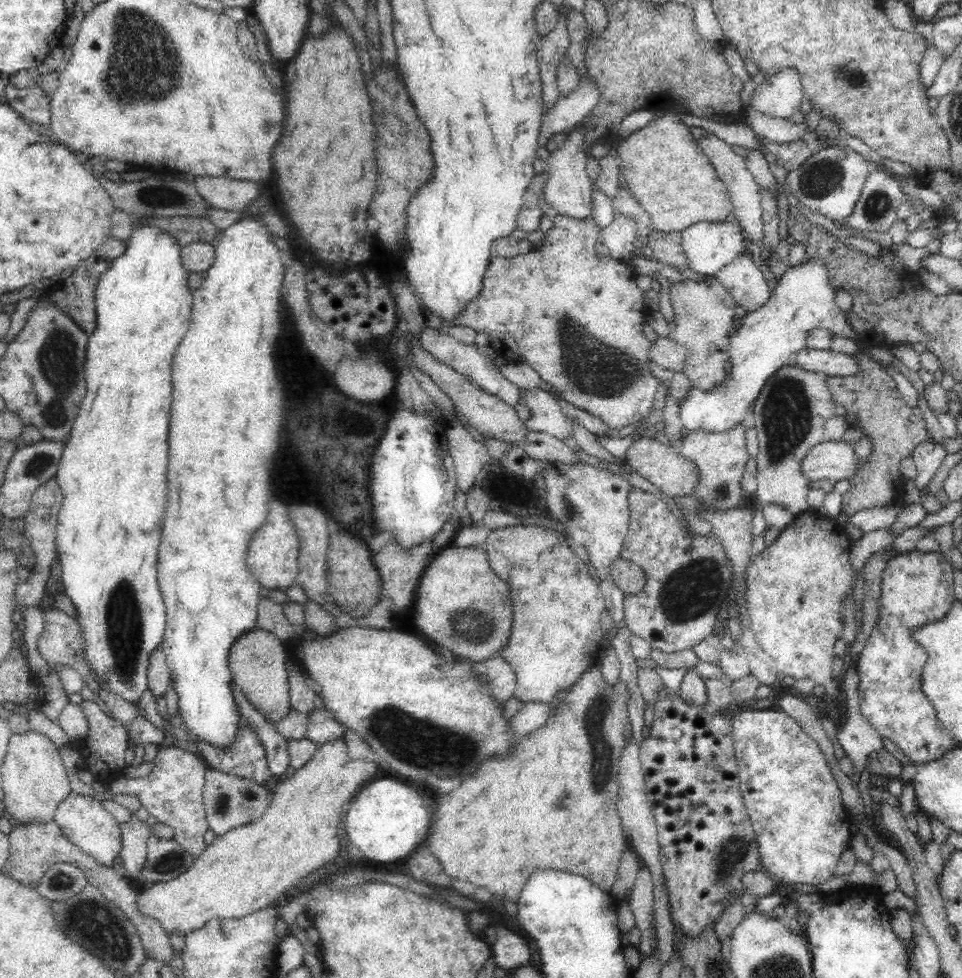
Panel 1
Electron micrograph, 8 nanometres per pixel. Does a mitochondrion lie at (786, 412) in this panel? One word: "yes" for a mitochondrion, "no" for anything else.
yes

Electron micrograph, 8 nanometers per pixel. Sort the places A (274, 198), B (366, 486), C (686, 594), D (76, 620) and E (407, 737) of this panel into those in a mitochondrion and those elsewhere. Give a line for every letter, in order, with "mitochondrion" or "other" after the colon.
A: other
B: other
C: mitochondrion
D: other
E: mitochondrion

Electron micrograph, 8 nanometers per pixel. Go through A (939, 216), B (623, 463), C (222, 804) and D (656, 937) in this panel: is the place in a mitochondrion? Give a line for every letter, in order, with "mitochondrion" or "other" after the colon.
A: other
B: other
C: mitochondrion
D: other

